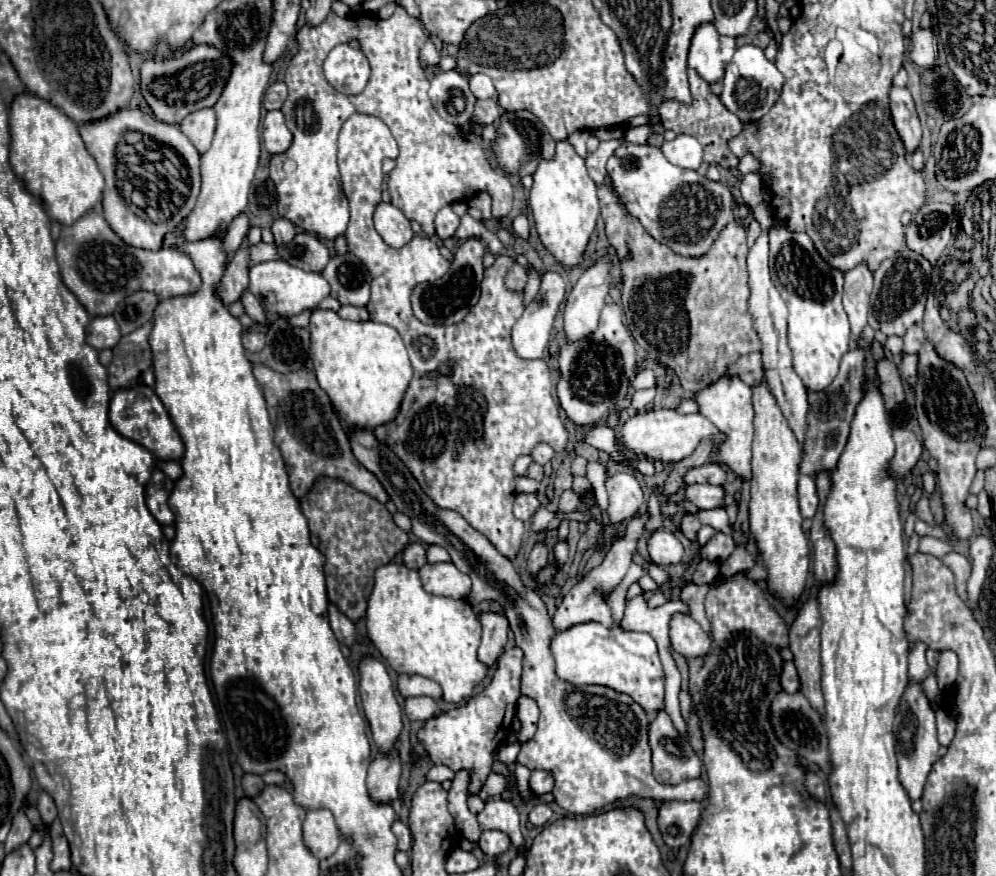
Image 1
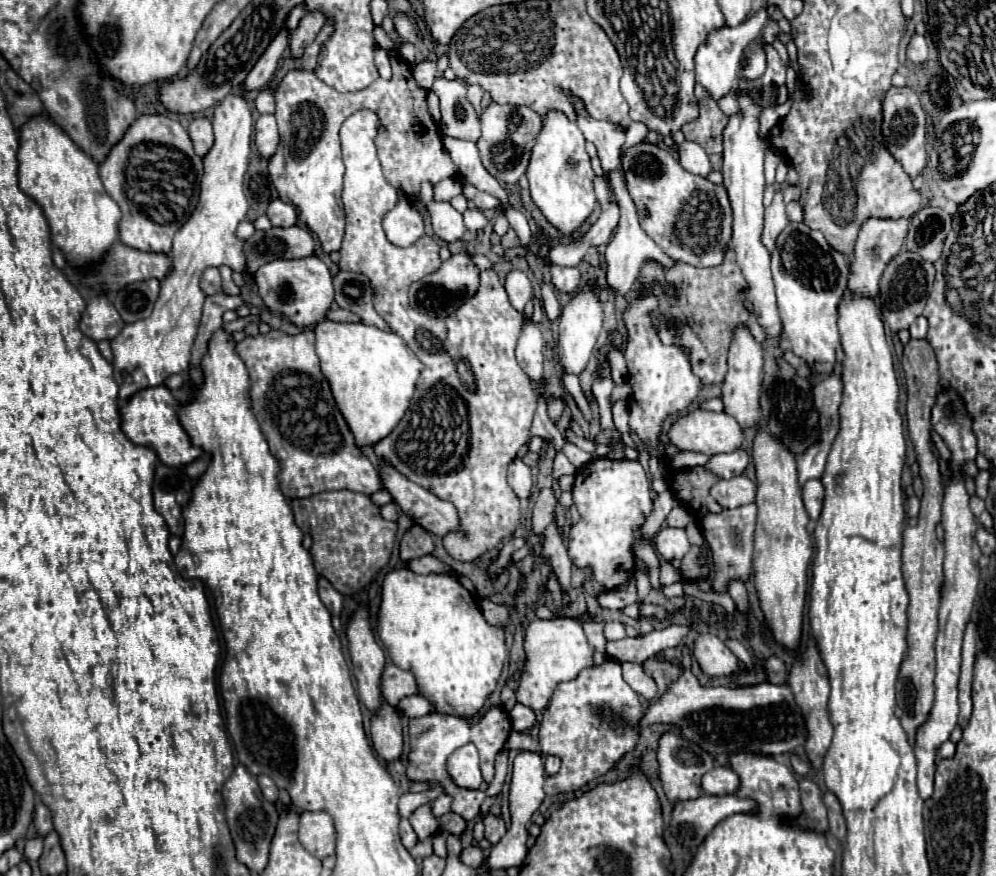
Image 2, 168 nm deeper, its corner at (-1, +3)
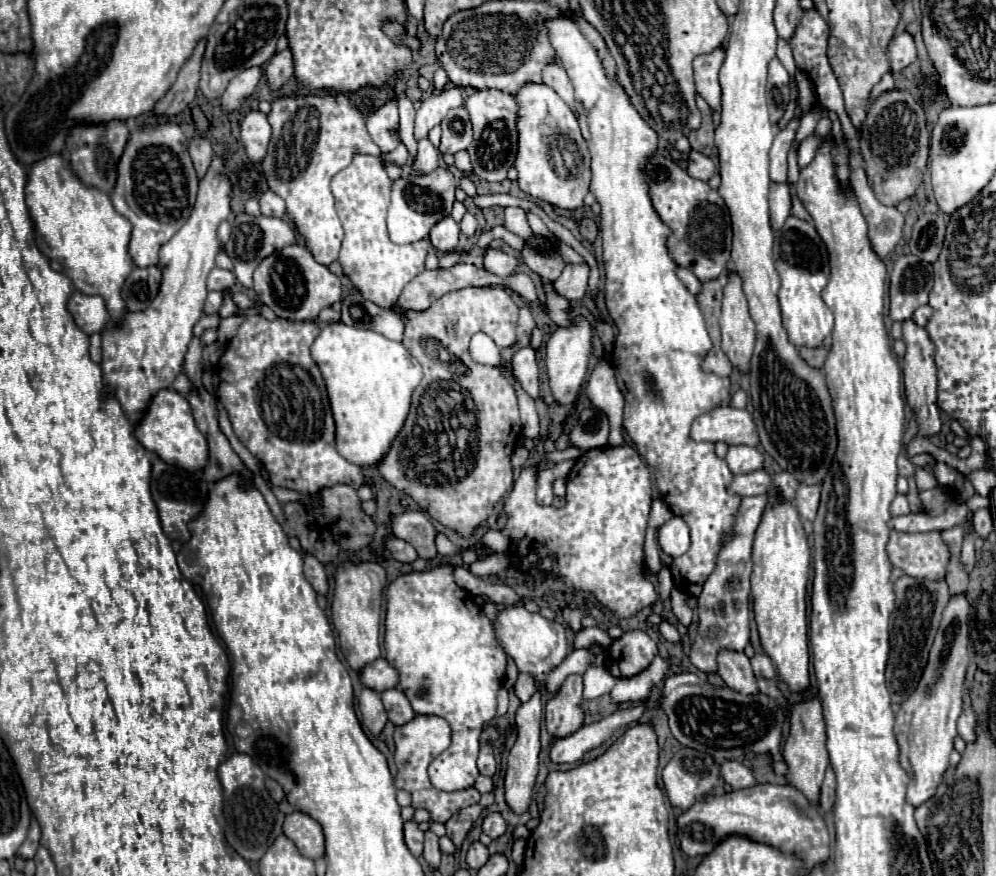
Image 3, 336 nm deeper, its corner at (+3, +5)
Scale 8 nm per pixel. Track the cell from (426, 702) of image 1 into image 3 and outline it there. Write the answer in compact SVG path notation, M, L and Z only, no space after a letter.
M389 689L389 691L383 691L381 697L383 697L383 705L389 713L389 721L393 721L395 725L403 725L415 717L415 711L403 691Z

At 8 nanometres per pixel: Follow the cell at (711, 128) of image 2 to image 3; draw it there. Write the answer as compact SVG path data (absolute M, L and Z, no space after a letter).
M697 95L697 107L703 115L703 123L701 123L699 129L691 131L687 135L687 139L689 139L691 147L695 147L695 151L709 155L711 149L713 149L713 131L715 131L715 125L713 125L713 119L711 119L711 107L707 105L707 101L701 95Z

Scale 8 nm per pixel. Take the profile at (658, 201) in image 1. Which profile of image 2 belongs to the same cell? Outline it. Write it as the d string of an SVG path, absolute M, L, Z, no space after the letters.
M649 143L633 145L623 155L621 165L627 179L627 191L633 197L639 211L641 227L655 243L675 261L683 261L693 267L721 265L725 257L725 249L729 247L731 241L731 205L725 187L713 185L709 179L685 171L679 165L679 159L669 149L661 149L659 145L649 145Z

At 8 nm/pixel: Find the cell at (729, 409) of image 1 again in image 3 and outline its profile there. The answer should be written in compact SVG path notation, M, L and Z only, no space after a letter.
M737 273L729 275L719 323L721 323L721 347L725 355L739 373L747 373L751 367L751 355L755 345L755 323L749 315L747 299L743 295L741 279Z

